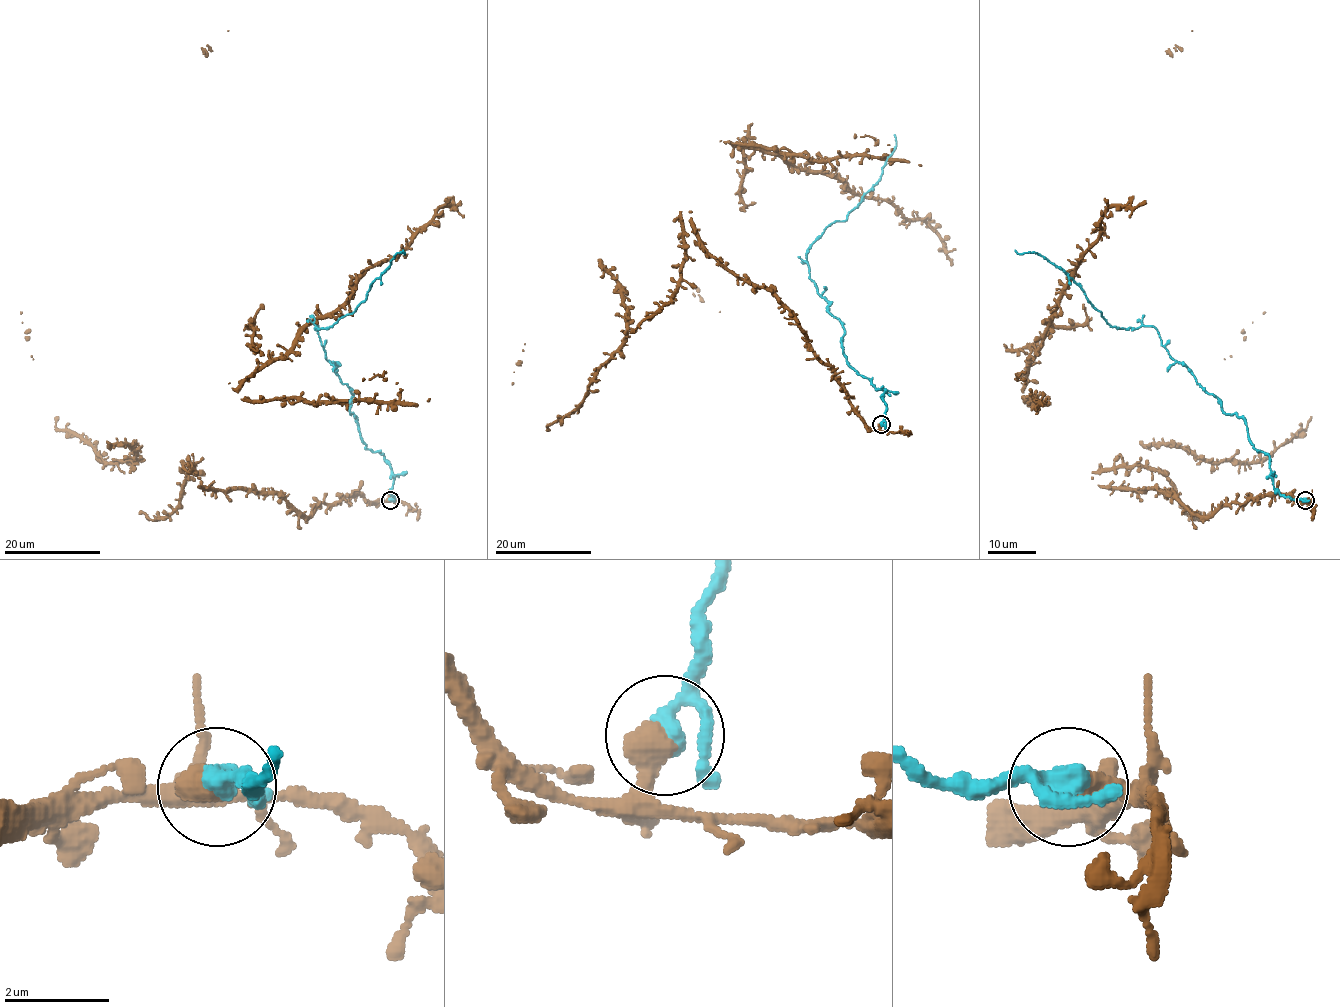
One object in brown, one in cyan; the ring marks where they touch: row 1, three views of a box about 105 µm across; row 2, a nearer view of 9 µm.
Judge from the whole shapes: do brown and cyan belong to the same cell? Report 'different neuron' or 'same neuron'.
different neuron

